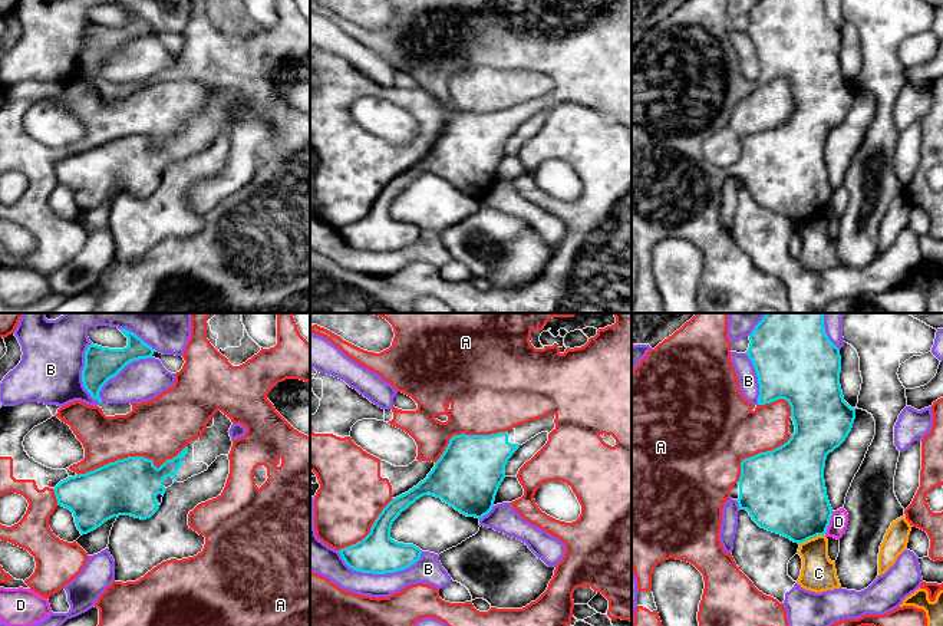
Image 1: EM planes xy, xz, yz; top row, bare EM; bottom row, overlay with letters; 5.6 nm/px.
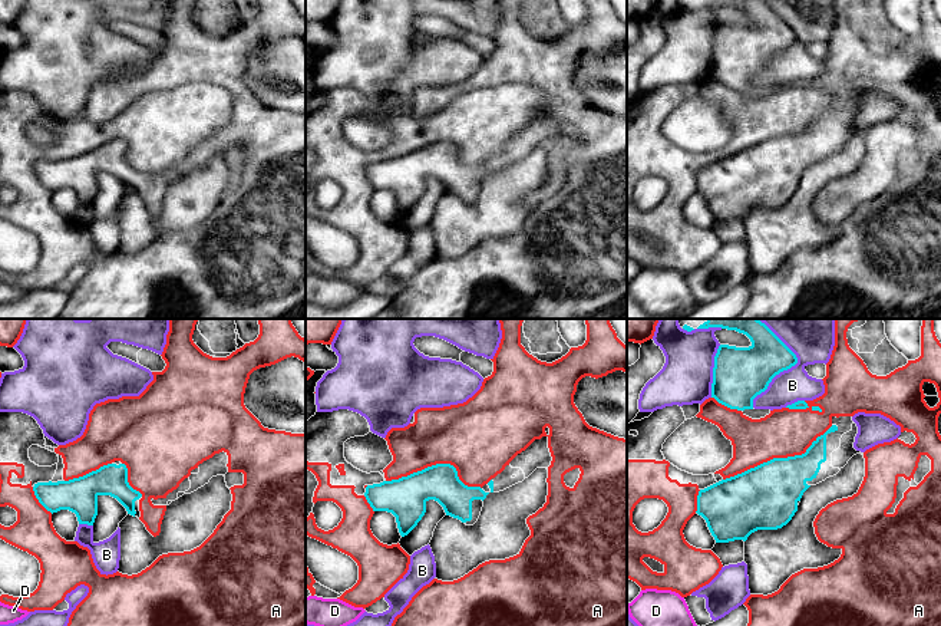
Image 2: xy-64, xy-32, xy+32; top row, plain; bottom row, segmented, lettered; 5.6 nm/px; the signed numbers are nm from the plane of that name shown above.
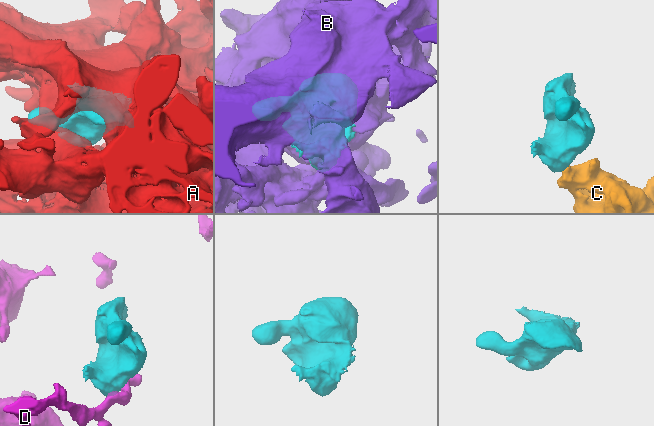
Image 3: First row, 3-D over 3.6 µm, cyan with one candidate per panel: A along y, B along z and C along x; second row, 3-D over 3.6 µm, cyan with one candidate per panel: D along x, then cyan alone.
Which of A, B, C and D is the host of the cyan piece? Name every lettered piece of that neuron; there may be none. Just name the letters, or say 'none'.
A

